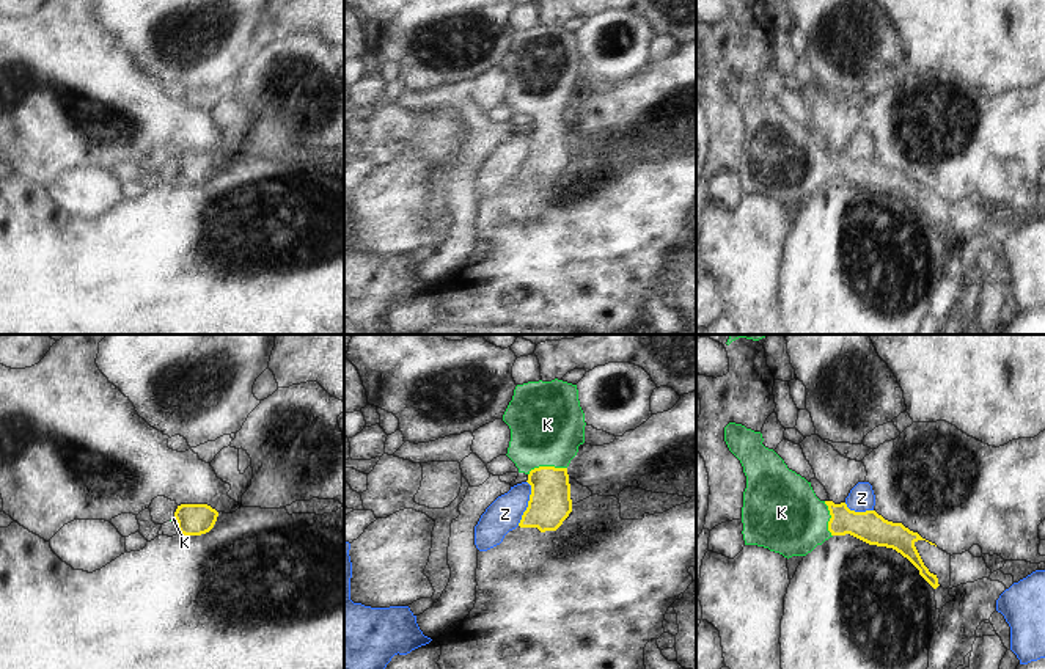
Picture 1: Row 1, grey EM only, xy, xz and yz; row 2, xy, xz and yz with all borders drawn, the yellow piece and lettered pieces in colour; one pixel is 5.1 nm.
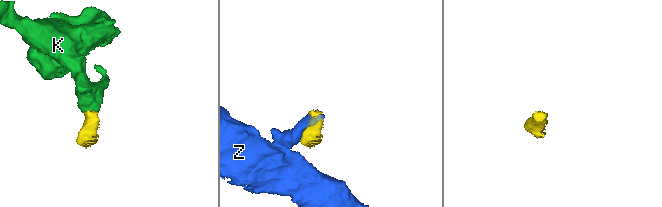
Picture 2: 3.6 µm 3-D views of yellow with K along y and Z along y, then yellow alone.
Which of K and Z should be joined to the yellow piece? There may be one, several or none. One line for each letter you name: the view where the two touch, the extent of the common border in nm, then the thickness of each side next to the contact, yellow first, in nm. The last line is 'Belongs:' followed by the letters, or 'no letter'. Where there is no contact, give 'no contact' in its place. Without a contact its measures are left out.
K: xz | 200 nm | 220/380 nm
Belongs: K

